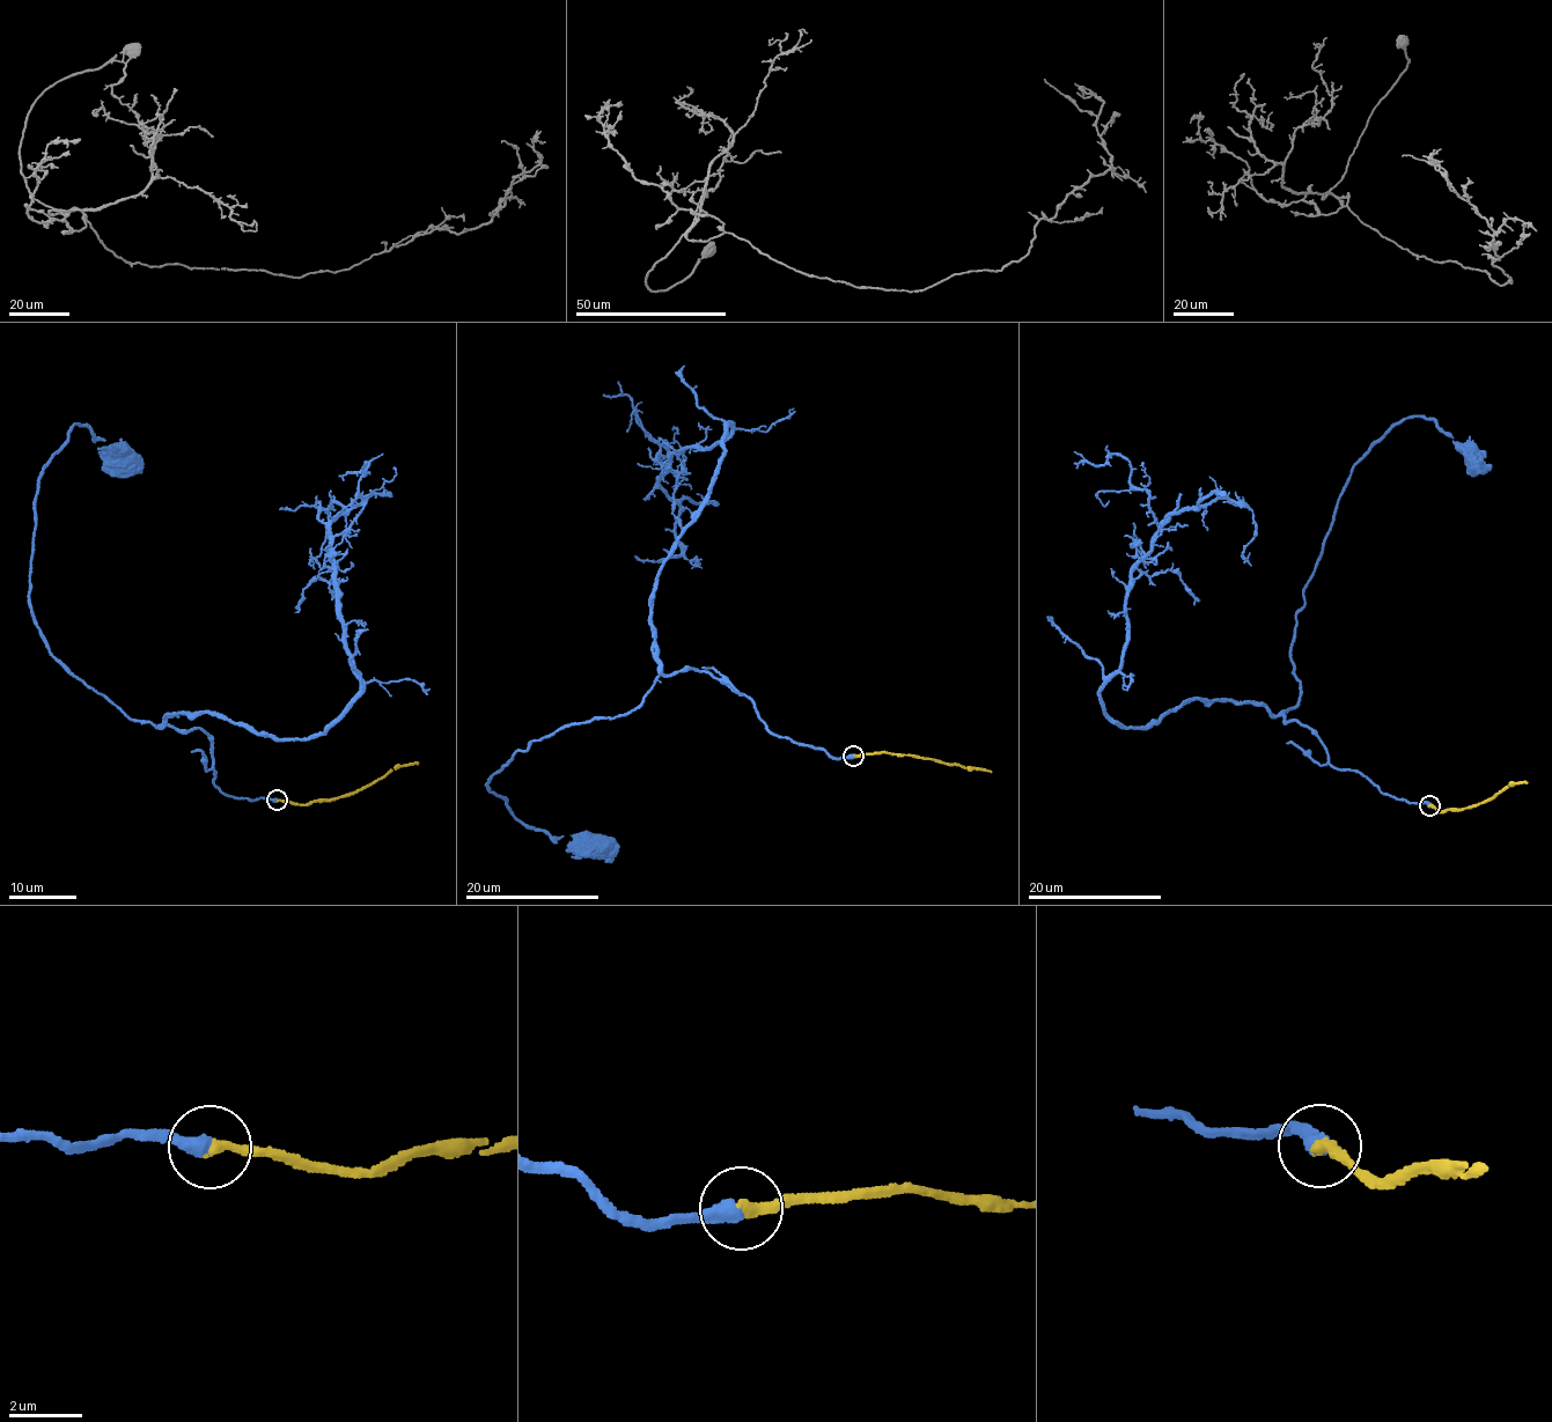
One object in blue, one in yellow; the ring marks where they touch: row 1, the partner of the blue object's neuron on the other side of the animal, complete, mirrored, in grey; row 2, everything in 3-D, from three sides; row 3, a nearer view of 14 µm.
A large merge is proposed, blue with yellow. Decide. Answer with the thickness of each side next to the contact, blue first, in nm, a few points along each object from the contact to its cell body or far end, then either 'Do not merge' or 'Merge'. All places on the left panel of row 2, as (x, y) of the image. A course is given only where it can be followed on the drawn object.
Thickness 460 nm (blue) against 320 nm. Course of blue: (277, 800), (221, 793), (201, 729), (132, 719), (51, 654), (34, 619), (43, 469), (76, 424), (126, 461). Course of yellow: (277, 800), (299, 804), (337, 800), (370, 786), (395, 768), (418, 761). Merge

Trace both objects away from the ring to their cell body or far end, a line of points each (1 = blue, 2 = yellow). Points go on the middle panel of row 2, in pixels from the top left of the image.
1: (853, 756), (785, 738), (705, 672), (660, 675), (622, 715), (534, 742), (486, 783), (517, 819), (597, 845)
2: (853, 756), (916, 754), (991, 772)

